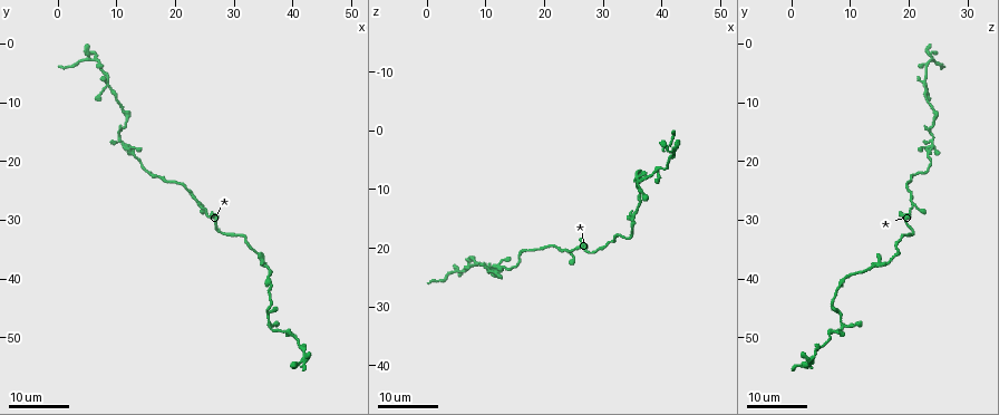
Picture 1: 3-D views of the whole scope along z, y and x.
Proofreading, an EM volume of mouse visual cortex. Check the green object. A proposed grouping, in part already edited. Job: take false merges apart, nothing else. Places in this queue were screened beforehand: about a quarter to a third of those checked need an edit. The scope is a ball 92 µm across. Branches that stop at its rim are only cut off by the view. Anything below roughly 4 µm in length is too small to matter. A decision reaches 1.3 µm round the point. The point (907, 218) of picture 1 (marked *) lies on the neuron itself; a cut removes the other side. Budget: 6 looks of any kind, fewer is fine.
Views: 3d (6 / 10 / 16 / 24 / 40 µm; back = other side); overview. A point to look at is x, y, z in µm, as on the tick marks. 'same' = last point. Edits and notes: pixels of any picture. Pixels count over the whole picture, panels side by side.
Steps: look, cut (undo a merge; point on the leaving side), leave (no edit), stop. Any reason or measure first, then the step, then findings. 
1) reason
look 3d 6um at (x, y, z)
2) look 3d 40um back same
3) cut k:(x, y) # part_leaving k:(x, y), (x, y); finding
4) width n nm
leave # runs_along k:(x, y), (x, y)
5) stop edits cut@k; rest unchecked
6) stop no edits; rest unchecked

a narrow waist
look 3d 24um at (17.0, 22.5, 20.0)

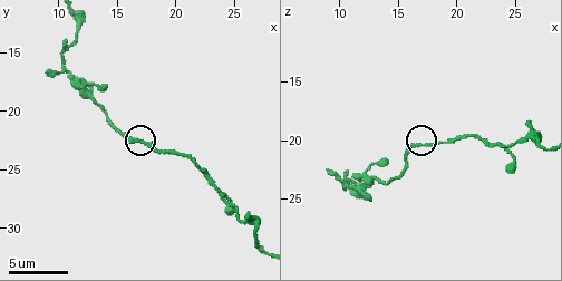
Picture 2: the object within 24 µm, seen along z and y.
closer look
look 3d 10um at (17.2, 22.4, 20.4)

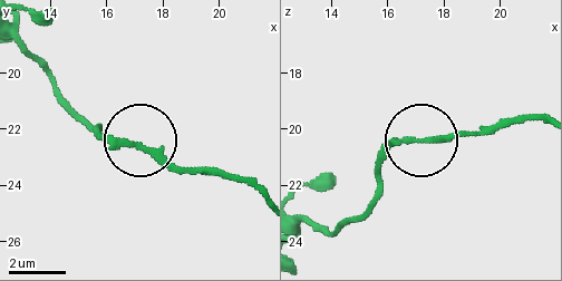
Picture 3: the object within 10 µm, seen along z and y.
width 220 nm
leave # runs_along 3:(542, 119), (405, 141), (384, 161), (377, 180); one neuron here

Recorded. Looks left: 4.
looks like a crossing
look 3d 16um at (8.5, 7.0, 22.5)

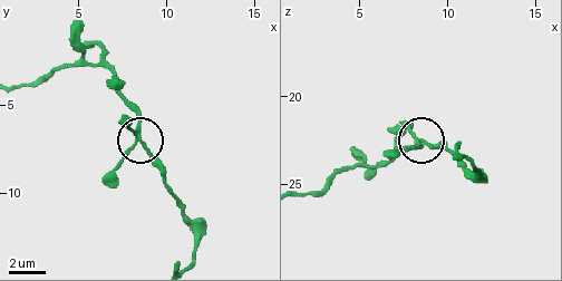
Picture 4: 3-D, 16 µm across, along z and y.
zoom in
look 3d 10um at (8.3, 6.9, 22.8)

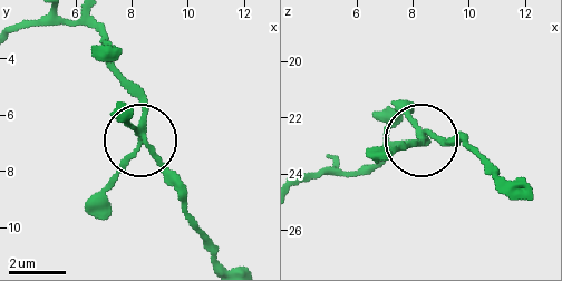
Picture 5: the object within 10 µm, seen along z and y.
arms 4
leave # runs_along 5:(219, 259), (173, 173), (139, 142), (89, 199); one neuron here

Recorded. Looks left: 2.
small branch off a trunk
look 3d 16um at (11.2, 17.2, 24.0)

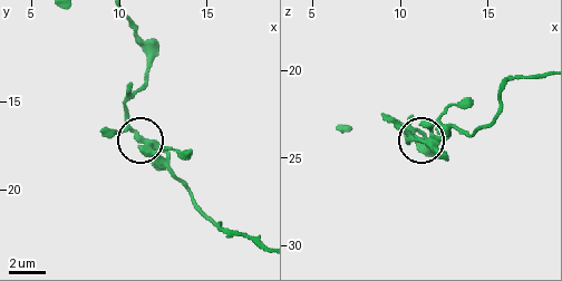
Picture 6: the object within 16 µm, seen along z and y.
look 3d 16um back at (11.1, 17.1, 24.0)

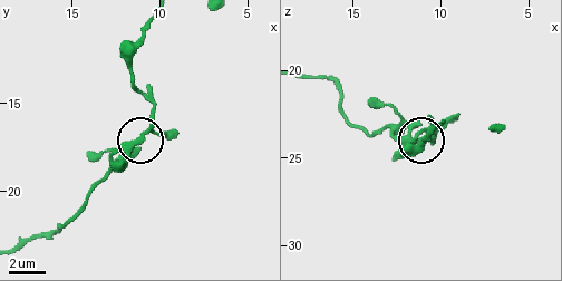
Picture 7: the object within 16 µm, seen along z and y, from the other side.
arms 4
leave # all the same neuron

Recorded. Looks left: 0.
stop no edits; rest unchecked

